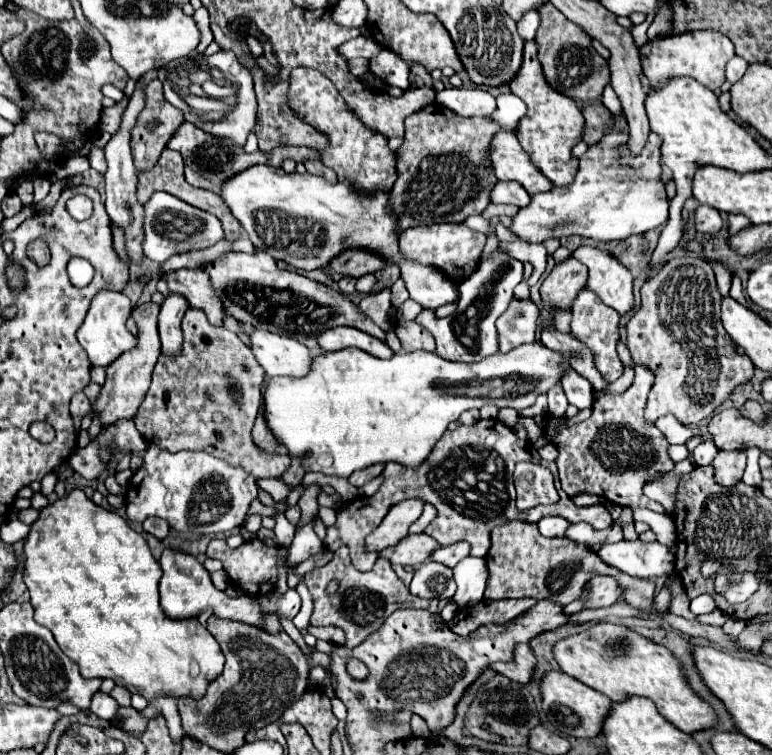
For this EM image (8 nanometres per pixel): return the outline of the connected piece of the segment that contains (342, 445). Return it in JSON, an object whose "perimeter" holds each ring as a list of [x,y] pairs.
{"perimeter":[[[539,342],[523,344],[511,354],[493,354],[473,364],[449,362],[439,358],[435,352],[399,352],[389,360],[379,360],[359,348],[345,348],[329,354],[321,354],[313,360],[311,372],[305,378],[271,378],[265,376],[263,384],[263,406],[269,430],[281,444],[289,448],[291,456],[307,460],[307,472],[323,472],[327,476],[349,478],[355,470],[367,468],[377,462],[401,462],[407,466],[419,466],[433,450],[435,442],[447,430],[449,422],[457,422],[465,410],[483,408],[485,404],[497,404],[499,400],[489,396],[471,396],[469,388],[481,386],[491,380],[513,380],[515,388],[509,398],[517,410],[535,404],[537,396],[547,392],[553,384],[561,382],[563,368],[569,366],[567,358],[541,346]]]}

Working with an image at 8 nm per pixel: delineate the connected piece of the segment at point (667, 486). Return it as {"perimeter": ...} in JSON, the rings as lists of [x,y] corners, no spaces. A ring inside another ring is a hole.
{"perimeter":[[[689,456],[687,460],[679,462],[669,474],[665,474],[661,480],[657,480],[657,482],[653,482],[653,484],[649,484],[645,488],[645,494],[651,500],[655,500],[655,502],[659,502],[663,506],[663,514],[665,516],[673,516],[675,502],[677,502],[677,486],[679,486],[679,480],[681,480],[681,476],[689,474],[691,470],[695,470],[695,466],[697,464],[695,464],[693,456]]]}

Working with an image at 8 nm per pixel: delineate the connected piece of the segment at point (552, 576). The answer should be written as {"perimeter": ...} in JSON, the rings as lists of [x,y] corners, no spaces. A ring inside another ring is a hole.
{"perimeter":[[[511,520],[503,526],[491,530],[491,548],[487,552],[487,568],[489,580],[485,598],[487,600],[503,600],[503,598],[535,598],[535,600],[553,600],[559,606],[565,606],[581,596],[583,586],[595,576],[611,576],[625,588],[625,596],[621,600],[635,608],[649,608],[653,604],[655,584],[643,578],[631,578],[617,568],[607,566],[591,548],[585,544],[577,544],[569,538],[545,538],[539,534],[537,524]]]}

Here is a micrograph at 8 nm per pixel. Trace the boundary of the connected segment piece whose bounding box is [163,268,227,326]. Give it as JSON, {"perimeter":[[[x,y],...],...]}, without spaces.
{"perimeter":[[[183,268],[183,270],[177,270],[163,278],[167,280],[171,292],[183,294],[189,300],[189,304],[193,308],[203,310],[215,326],[223,326],[227,312],[223,312],[221,298],[213,294],[215,290],[211,290],[211,282],[209,282],[205,270]]]}

